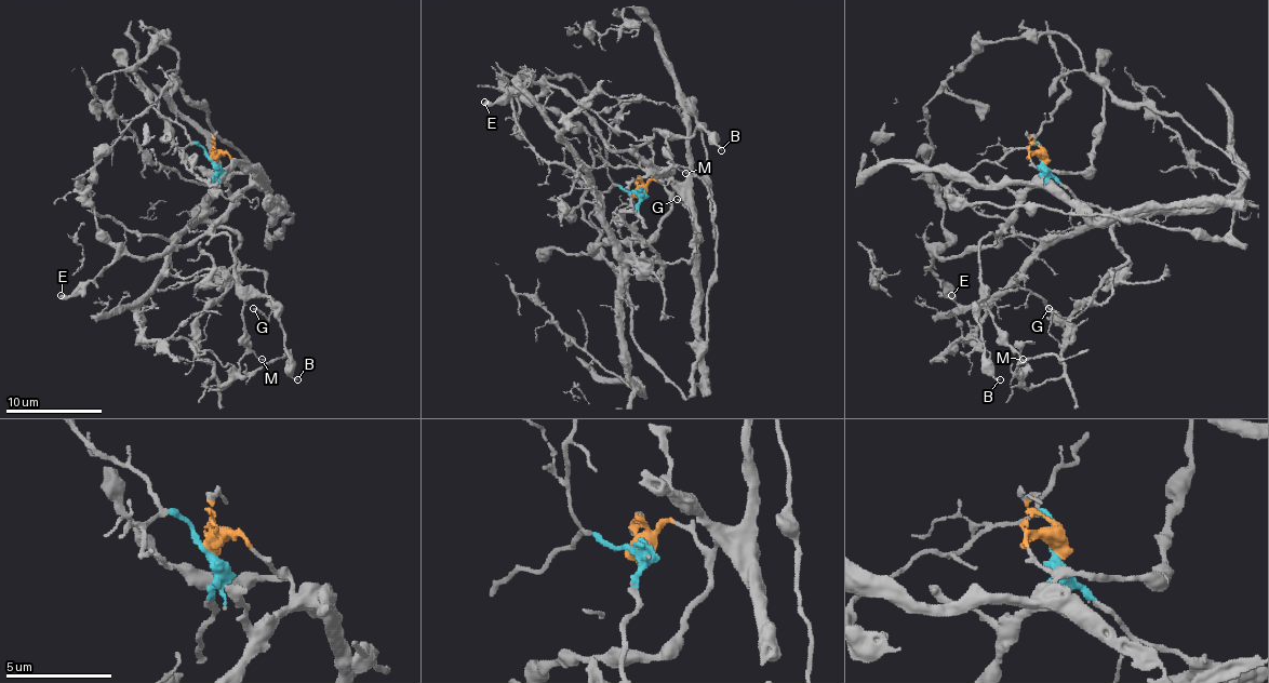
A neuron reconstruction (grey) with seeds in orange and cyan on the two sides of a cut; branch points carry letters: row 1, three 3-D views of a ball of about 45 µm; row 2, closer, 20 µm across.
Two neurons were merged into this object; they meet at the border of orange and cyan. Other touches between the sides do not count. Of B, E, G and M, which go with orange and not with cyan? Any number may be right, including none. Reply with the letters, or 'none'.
B, E, M

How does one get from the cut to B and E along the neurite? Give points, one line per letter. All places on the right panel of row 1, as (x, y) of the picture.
B: (1043, 160), (1029, 156), (1041, 172), (1033, 186), (978, 246), (978, 321), (988, 372), (1000, 378)
E: (1043, 160), (1029, 156), (1041, 172), (1000, 242), (969, 246), (947, 258), (935, 254), (931, 270), (952, 294)

